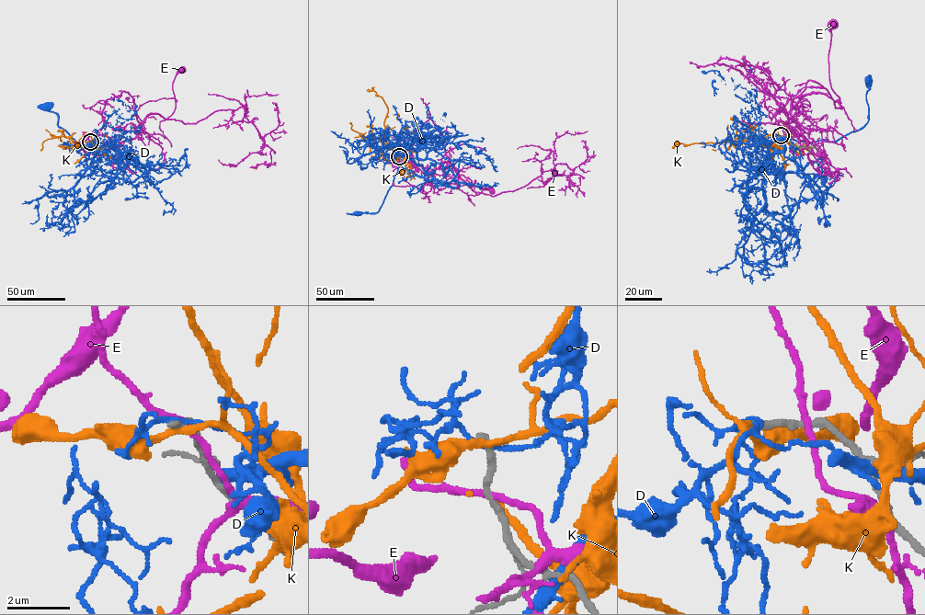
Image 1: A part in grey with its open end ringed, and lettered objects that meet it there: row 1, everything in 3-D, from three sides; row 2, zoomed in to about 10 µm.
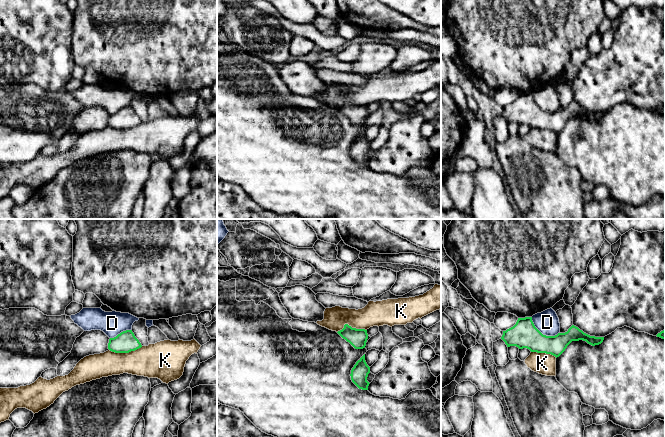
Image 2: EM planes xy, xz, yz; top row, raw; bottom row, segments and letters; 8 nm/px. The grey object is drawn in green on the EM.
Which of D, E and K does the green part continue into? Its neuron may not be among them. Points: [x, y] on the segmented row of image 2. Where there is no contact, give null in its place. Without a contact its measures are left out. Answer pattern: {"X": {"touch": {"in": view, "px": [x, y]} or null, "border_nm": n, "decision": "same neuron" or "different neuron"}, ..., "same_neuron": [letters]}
{"D": {"touch": {"in": "yz", "px": [541, 333]}, "border_nm": 260, "decision": "different neuron"}, "E": {"touch": null, "decision": "different neuron"}, "K": {"touch": {"in": "xy", "px": [125, 352]}, "border_nm": 280, "decision": "different neuron"}, "same_neuron": []}

